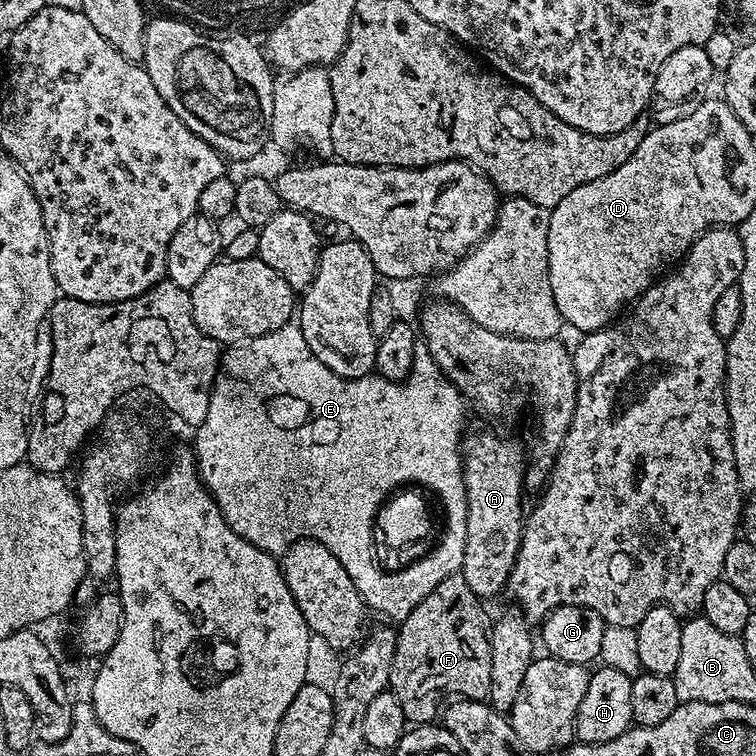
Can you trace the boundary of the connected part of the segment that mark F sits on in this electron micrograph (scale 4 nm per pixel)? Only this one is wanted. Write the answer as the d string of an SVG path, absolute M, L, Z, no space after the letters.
M457 574L450 578L442 578L442 582L438 582L438 586L434 586L434 590L430 590L430 594L426 594L426 598L422 598L422 602L418 602L418 606L414 606L414 610L410 610L408 617L405 620L399 621L396 634L396 653L390 666L388 688L396 696L398 702L401 703L402 710L405 712L405 718L408 722L419 726L435 721L438 716L438 708L436 712L436 699L439 698L440 692L445 692L448 698L488 700L488 695L490 694L490 650L492 649L492 641L490 639L489 625L487 623L484 625L484 606L486 606L485 601L478 594L474 594L473 590L470 590L466 578Z

